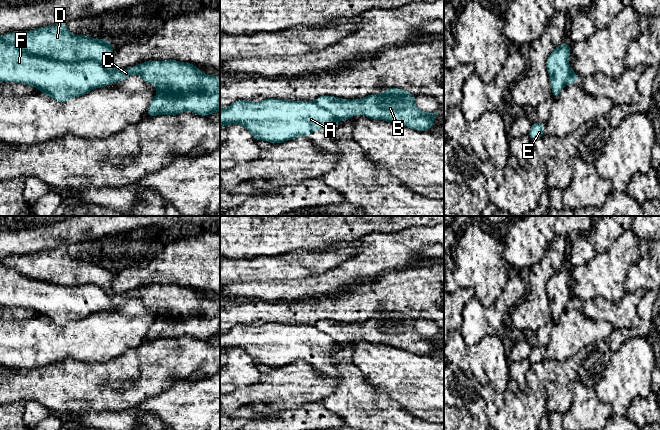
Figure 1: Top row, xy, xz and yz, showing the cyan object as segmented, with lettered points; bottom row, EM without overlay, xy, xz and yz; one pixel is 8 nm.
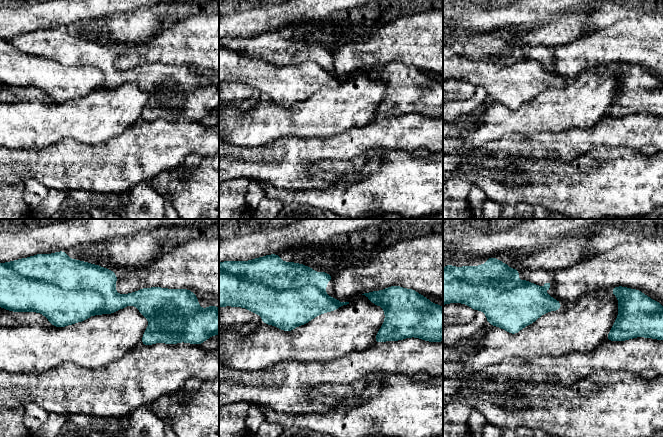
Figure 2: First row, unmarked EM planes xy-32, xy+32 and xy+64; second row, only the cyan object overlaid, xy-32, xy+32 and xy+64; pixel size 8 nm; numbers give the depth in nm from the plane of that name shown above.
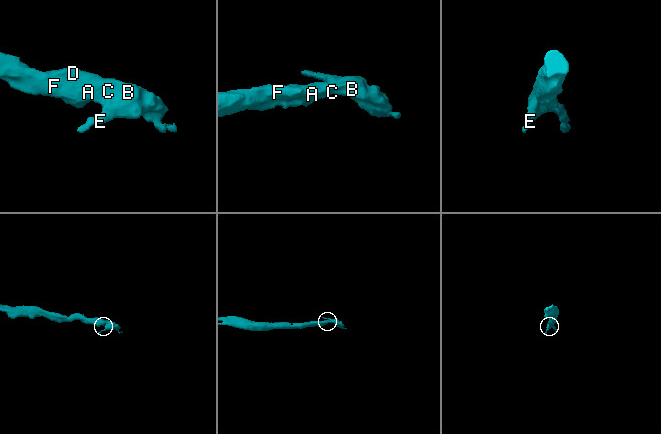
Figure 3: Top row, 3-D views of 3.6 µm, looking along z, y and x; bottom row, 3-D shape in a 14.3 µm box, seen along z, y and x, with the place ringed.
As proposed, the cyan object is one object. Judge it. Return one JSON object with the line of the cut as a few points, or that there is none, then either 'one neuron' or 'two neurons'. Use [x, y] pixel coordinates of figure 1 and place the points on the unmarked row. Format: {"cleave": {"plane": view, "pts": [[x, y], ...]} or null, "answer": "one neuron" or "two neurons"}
{"cleave": {"plane": "xy", "pts": [[0, 261], [31, 278], [54, 284], [94, 284], [113, 306]]}, "answer": "two neurons"}

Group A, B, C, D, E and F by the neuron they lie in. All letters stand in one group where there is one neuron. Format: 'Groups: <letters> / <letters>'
Groups: A F / B C D E

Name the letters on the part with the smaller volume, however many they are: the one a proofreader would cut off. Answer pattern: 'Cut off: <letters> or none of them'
Cut off: B, C, D, E

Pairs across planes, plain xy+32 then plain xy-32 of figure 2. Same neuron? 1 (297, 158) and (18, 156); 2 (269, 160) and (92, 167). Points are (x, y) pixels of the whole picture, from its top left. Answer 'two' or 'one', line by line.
1: one
2: one

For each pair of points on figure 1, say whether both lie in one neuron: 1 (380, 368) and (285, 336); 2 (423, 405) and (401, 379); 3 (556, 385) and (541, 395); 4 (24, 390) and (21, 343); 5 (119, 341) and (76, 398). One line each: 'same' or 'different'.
1: different
2: same
3: different
4: different
5: different

